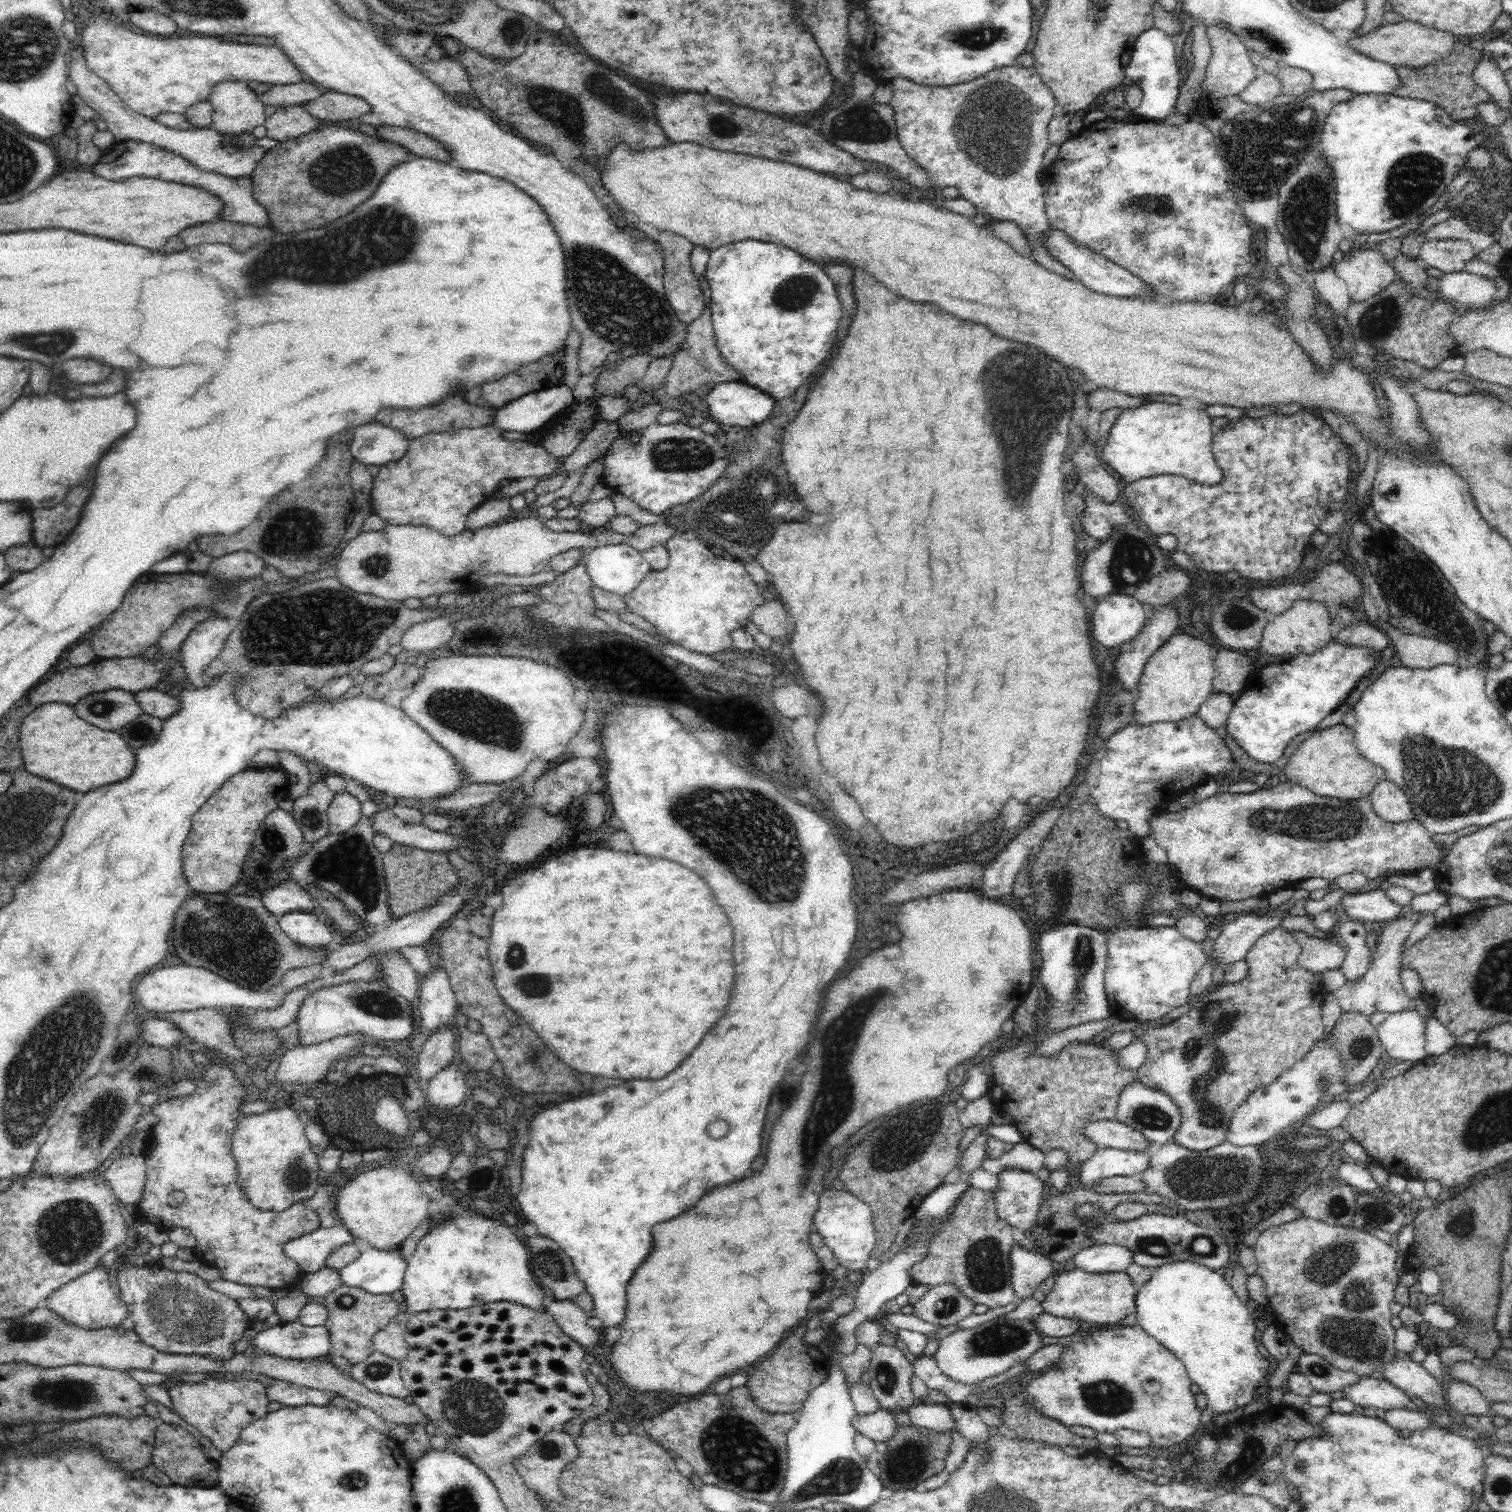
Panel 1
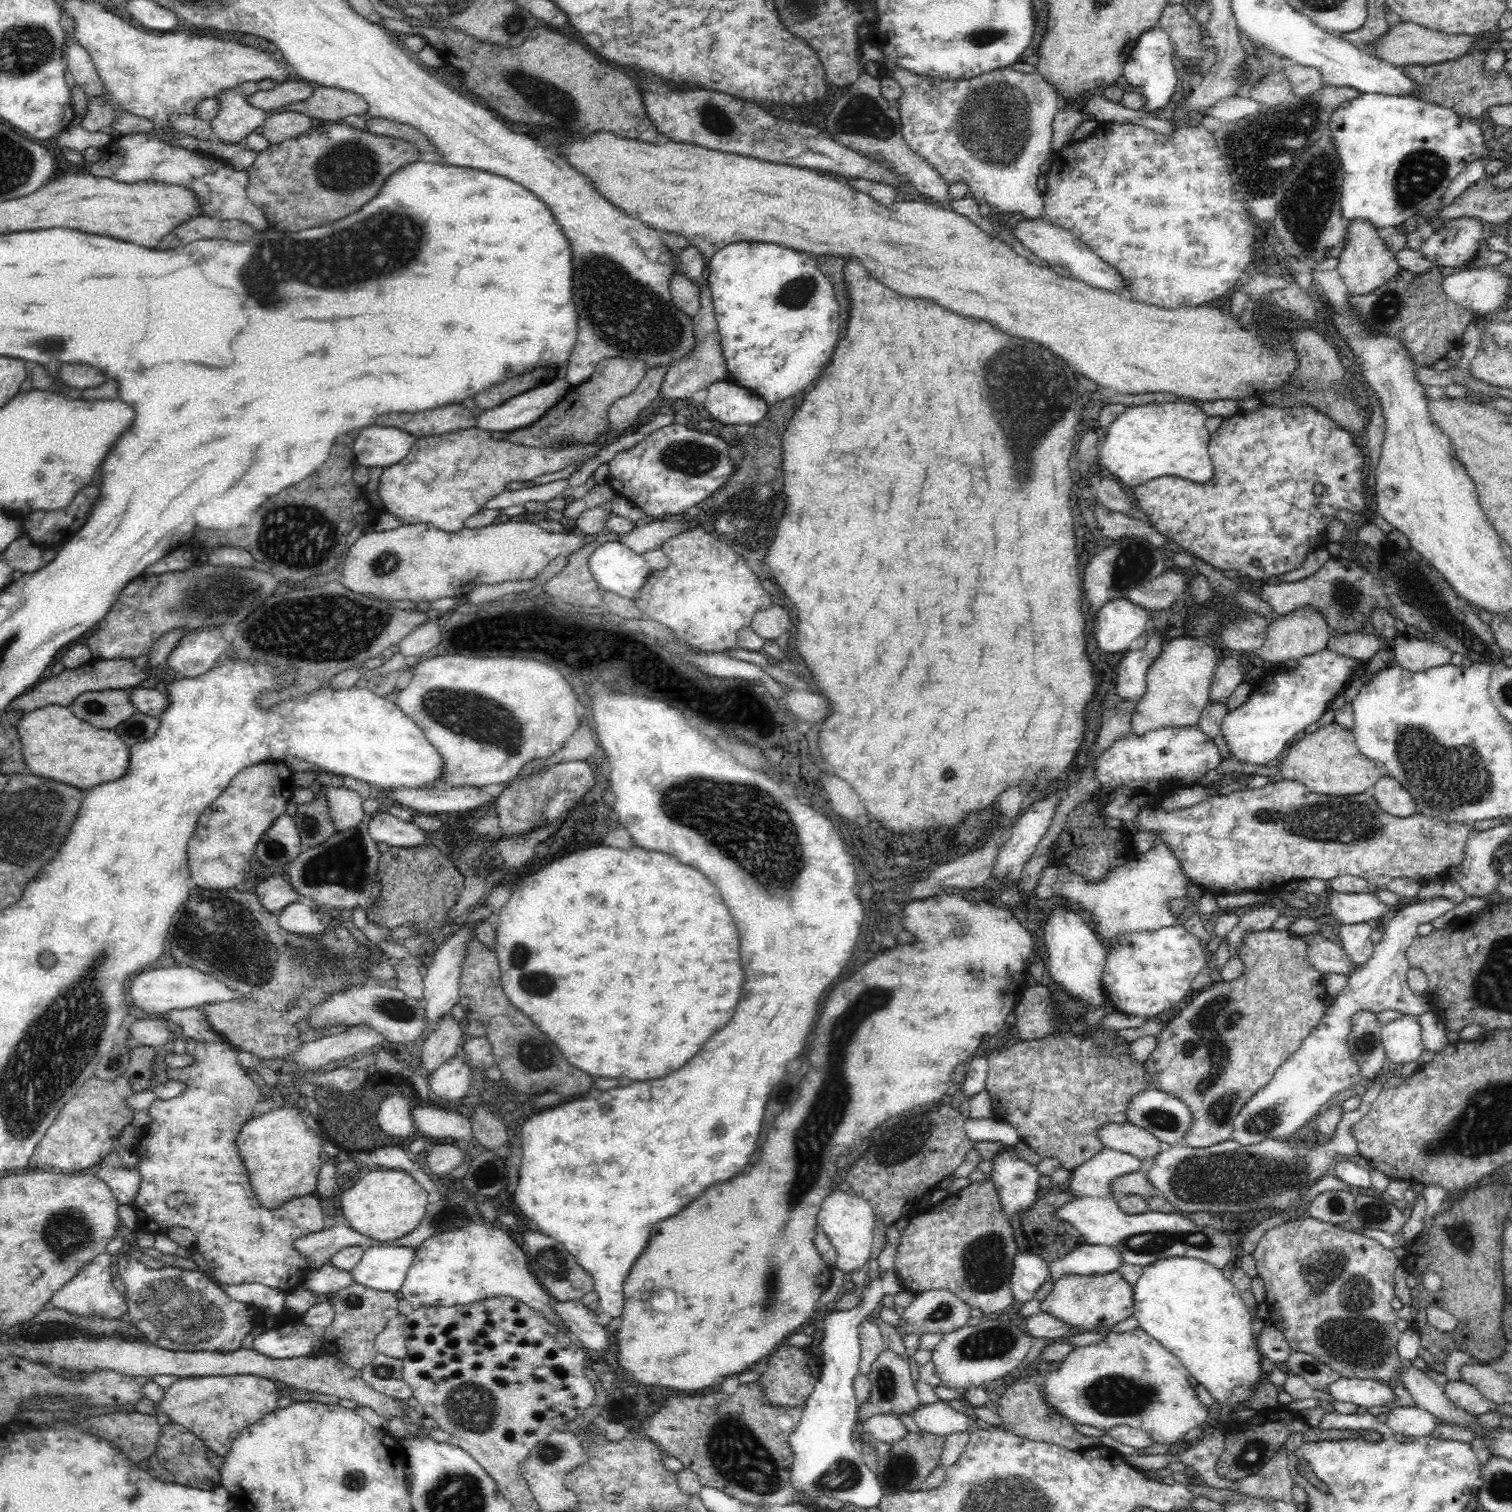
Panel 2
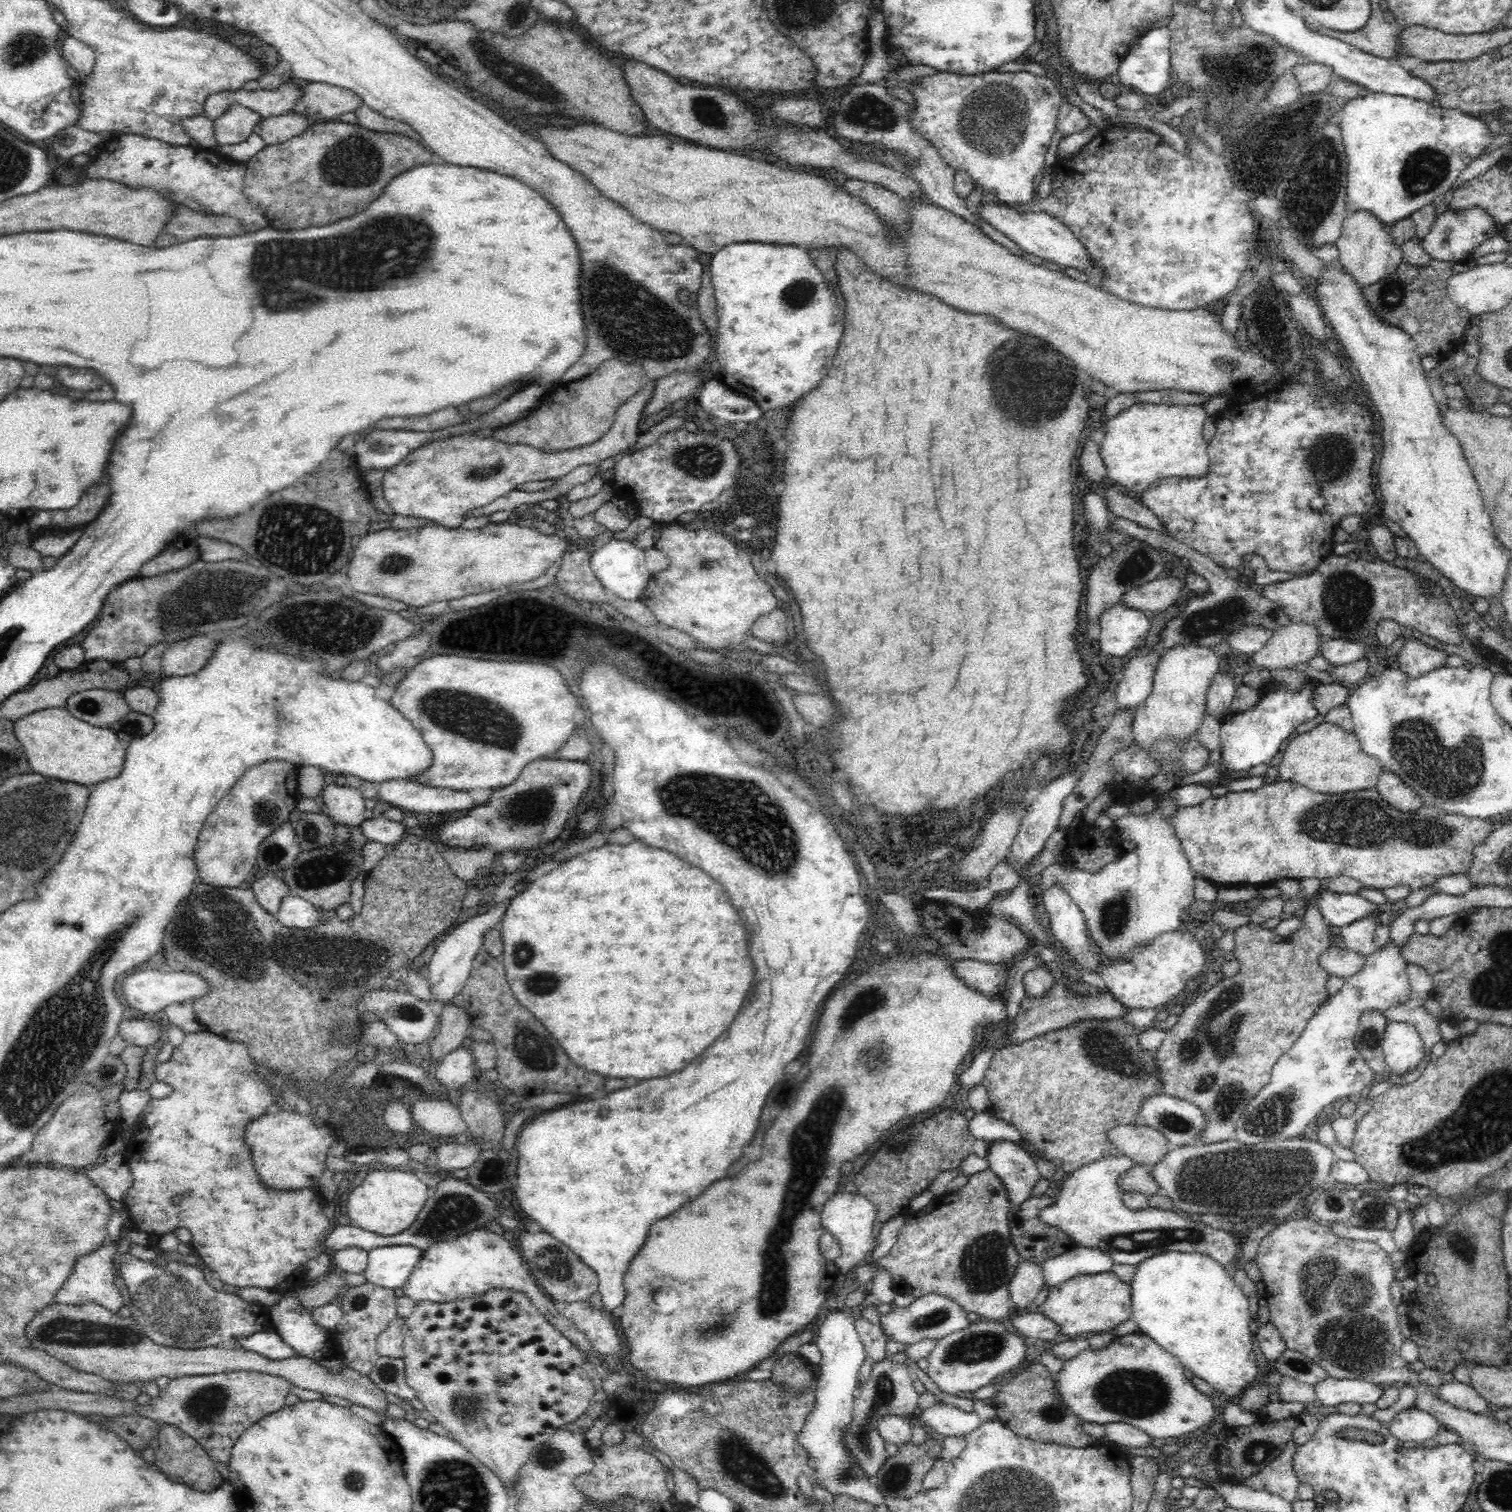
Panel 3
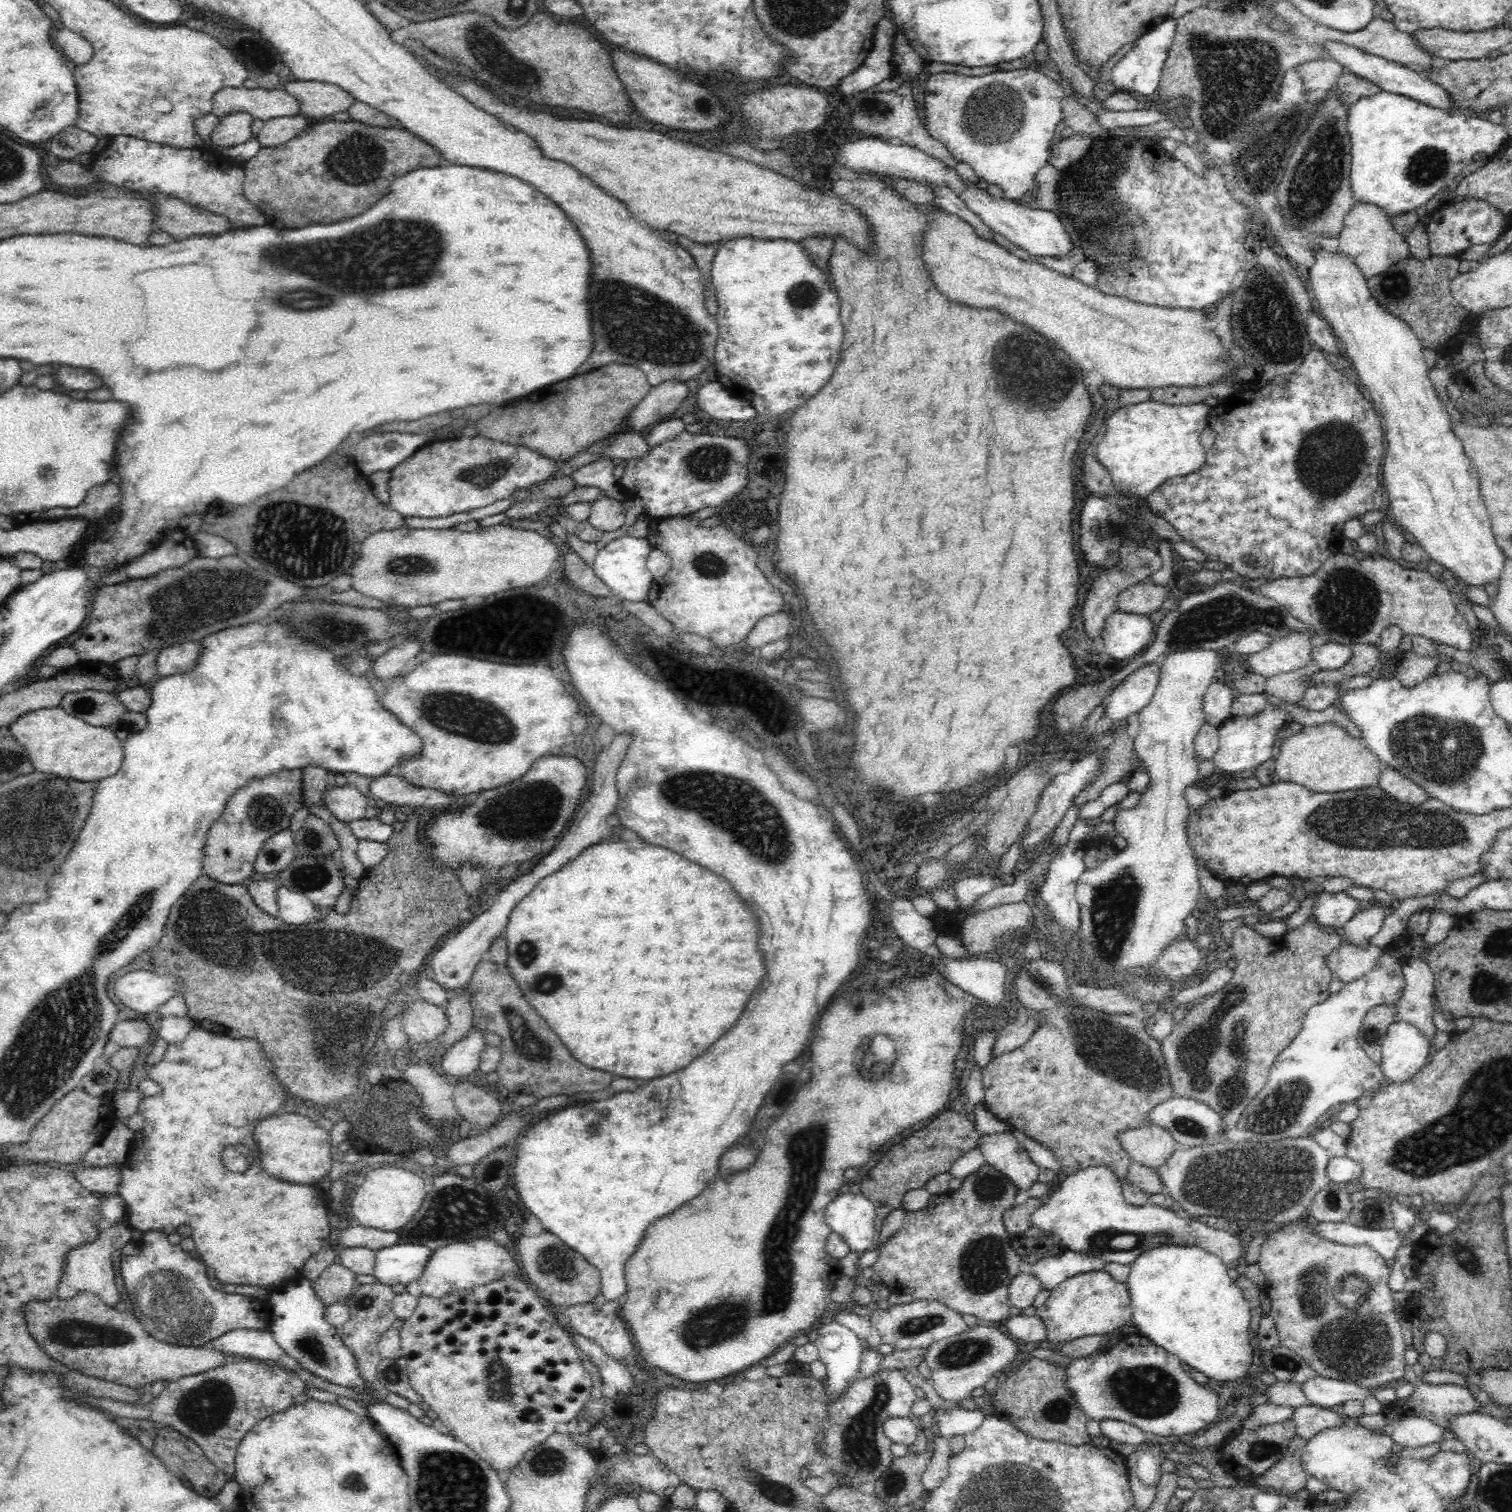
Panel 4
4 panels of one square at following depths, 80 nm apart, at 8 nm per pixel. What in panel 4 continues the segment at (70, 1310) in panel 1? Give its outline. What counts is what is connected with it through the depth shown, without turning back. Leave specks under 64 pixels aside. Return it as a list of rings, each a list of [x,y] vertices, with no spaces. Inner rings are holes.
[[[103,1219],[96,1228],[96,1238],[91,1242],[84,1242],[76,1248],[72,1248],[66,1256],[64,1256],[64,1271],[57,1286],[57,1296],[61,1300],[69,1300],[87,1290],[95,1294],[102,1302],[108,1306],[114,1307],[114,1304],[119,1301],[119,1292],[115,1285],[115,1276],[111,1254],[114,1250],[126,1246],[131,1241],[133,1228],[127,1220],[122,1220],[106,1223]]]

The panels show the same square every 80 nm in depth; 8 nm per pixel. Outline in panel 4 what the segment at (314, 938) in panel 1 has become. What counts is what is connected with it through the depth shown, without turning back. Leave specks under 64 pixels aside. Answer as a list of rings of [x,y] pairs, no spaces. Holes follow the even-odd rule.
[[[278,886],[277,904],[277,918],[290,925],[312,922],[321,914],[321,911],[304,894],[293,892],[286,886]]]

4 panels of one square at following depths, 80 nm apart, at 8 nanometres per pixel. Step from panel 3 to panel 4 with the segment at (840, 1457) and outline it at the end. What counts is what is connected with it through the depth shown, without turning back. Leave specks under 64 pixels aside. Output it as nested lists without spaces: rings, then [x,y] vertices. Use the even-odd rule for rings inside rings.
[[[831,1321],[815,1332],[812,1342],[820,1352],[820,1361],[828,1369],[828,1398],[834,1401],[845,1394],[848,1380],[859,1376],[859,1363],[863,1347],[856,1334],[846,1327]]]

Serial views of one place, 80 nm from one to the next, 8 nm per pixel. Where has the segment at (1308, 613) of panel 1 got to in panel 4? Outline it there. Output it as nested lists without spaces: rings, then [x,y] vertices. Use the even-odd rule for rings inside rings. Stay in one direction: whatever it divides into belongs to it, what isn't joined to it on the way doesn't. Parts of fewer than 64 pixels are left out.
[[[1294,631],[1288,633],[1287,637],[1273,640],[1264,650],[1245,658],[1250,672],[1260,674],[1265,680],[1294,672],[1310,662],[1310,637]]]

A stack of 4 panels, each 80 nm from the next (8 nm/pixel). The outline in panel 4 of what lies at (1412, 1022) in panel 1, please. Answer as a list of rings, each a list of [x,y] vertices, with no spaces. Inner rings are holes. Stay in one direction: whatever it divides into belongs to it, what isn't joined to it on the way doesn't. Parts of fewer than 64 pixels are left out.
[[[1405,1021],[1388,1027],[1381,1041],[1380,1068],[1384,1084],[1411,1081],[1429,1062],[1432,1042],[1420,1029]]]

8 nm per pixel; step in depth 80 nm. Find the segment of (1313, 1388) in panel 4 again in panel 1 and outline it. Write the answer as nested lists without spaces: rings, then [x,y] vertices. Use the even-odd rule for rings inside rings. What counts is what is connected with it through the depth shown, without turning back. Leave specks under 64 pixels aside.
[[[1360,1377],[1354,1385],[1340,1390],[1345,1400],[1362,1407],[1382,1408],[1387,1411],[1394,1408],[1417,1410],[1409,1396],[1385,1379]]]

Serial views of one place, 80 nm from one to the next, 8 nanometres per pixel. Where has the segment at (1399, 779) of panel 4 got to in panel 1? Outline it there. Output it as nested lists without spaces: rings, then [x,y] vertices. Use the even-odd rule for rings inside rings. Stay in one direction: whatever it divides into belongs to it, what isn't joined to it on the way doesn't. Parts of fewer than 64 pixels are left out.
[[[1388,778],[1376,783],[1370,800],[1374,812],[1386,822],[1412,820],[1413,812],[1407,794]]]

